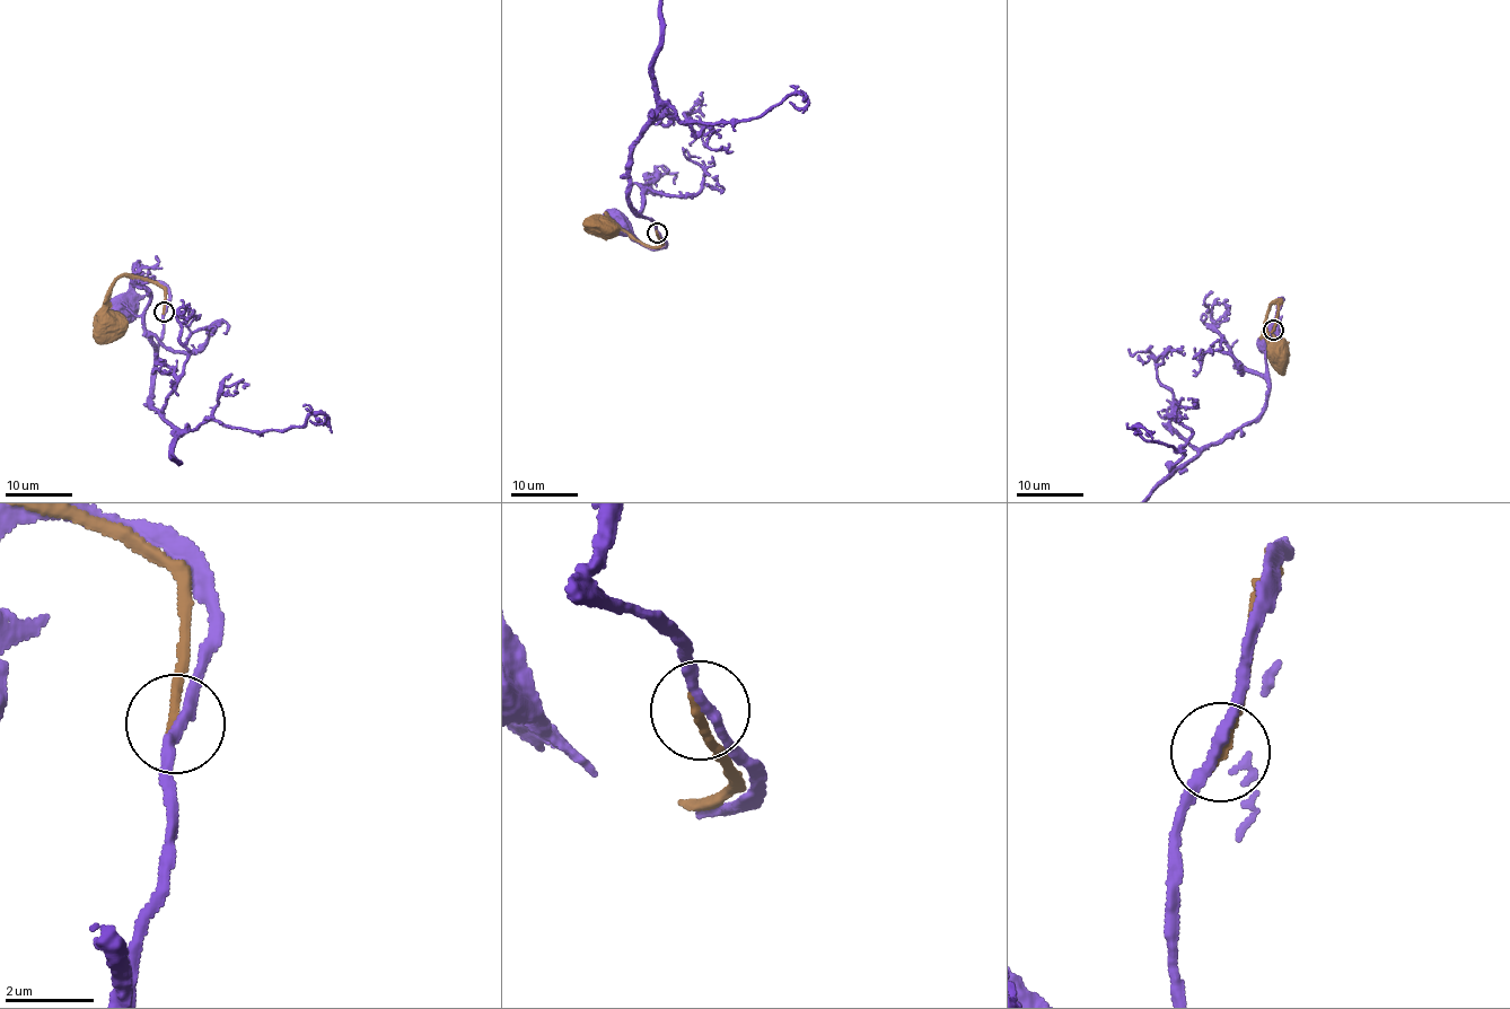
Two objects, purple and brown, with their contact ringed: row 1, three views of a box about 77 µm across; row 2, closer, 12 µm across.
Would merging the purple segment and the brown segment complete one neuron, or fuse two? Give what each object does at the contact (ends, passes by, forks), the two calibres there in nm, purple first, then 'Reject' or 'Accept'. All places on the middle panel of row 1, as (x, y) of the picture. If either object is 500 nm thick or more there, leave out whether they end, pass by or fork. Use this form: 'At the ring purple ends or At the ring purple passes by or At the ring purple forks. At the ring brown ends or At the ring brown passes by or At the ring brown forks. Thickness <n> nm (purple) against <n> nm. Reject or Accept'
At the ring purple passes by. At the ring brown ends. Thickness 240 nm (purple) against 200 nm. Reject

